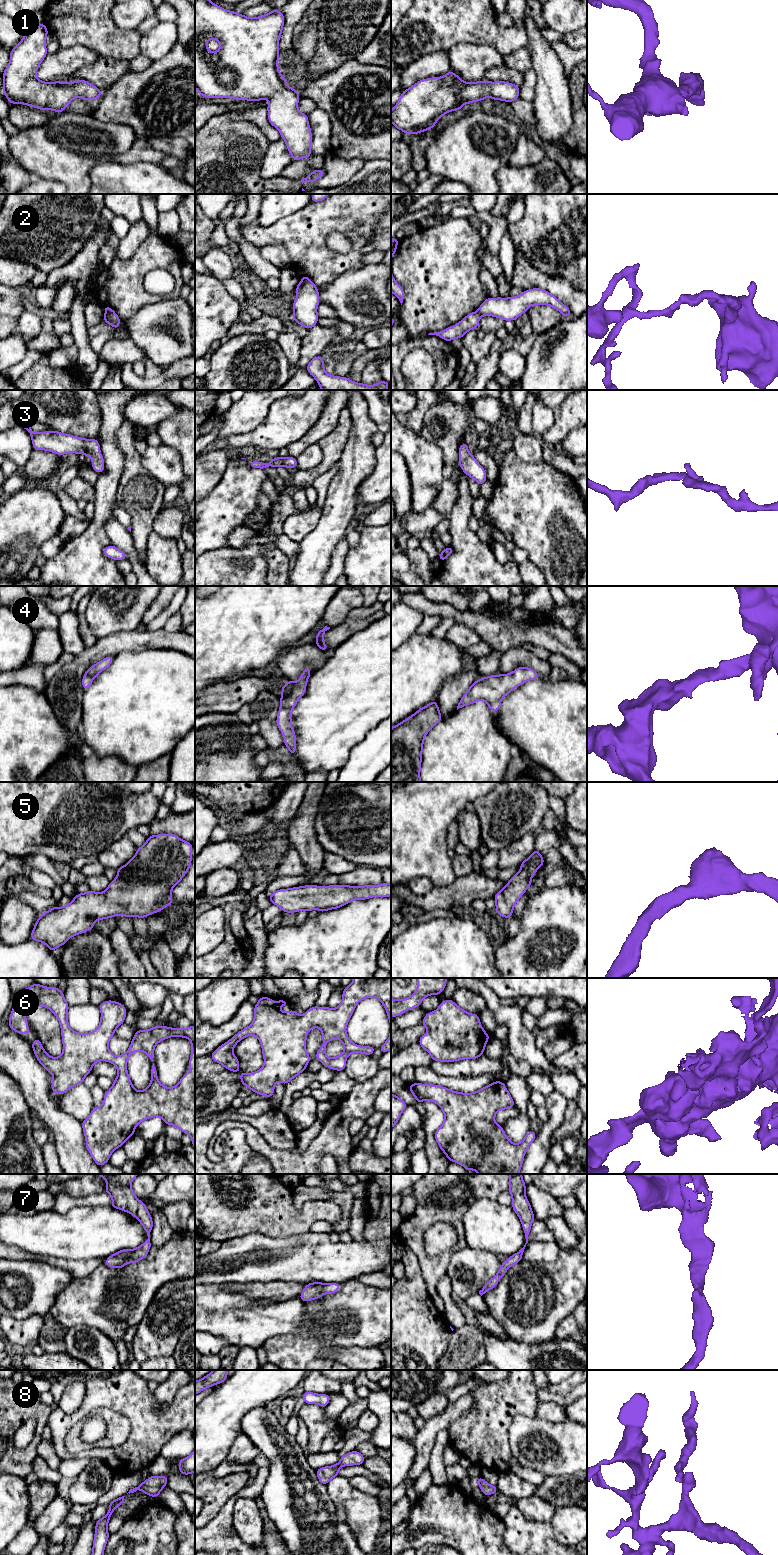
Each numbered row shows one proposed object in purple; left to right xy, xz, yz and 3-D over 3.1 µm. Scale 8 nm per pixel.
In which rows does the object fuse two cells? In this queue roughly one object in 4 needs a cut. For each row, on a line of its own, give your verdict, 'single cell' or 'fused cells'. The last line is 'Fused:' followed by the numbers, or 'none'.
1: single cell
2: fused cells
3: single cell
4: single cell
5: single cell
6: single cell
7: single cell
8: single cell
Fused: 2

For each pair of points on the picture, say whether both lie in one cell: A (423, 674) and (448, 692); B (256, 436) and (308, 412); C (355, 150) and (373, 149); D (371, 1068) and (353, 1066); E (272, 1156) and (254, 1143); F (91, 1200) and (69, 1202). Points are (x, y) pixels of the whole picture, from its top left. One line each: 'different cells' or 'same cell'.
A: different cells
B: same cell
C: same cell
D: same cell
E: same cell
F: same cell

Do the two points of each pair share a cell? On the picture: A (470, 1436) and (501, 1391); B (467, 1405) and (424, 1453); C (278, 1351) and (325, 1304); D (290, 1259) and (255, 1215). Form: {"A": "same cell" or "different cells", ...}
{"A": "same cell", "B": "same cell", "C": "same cell", "D": "different cells"}

